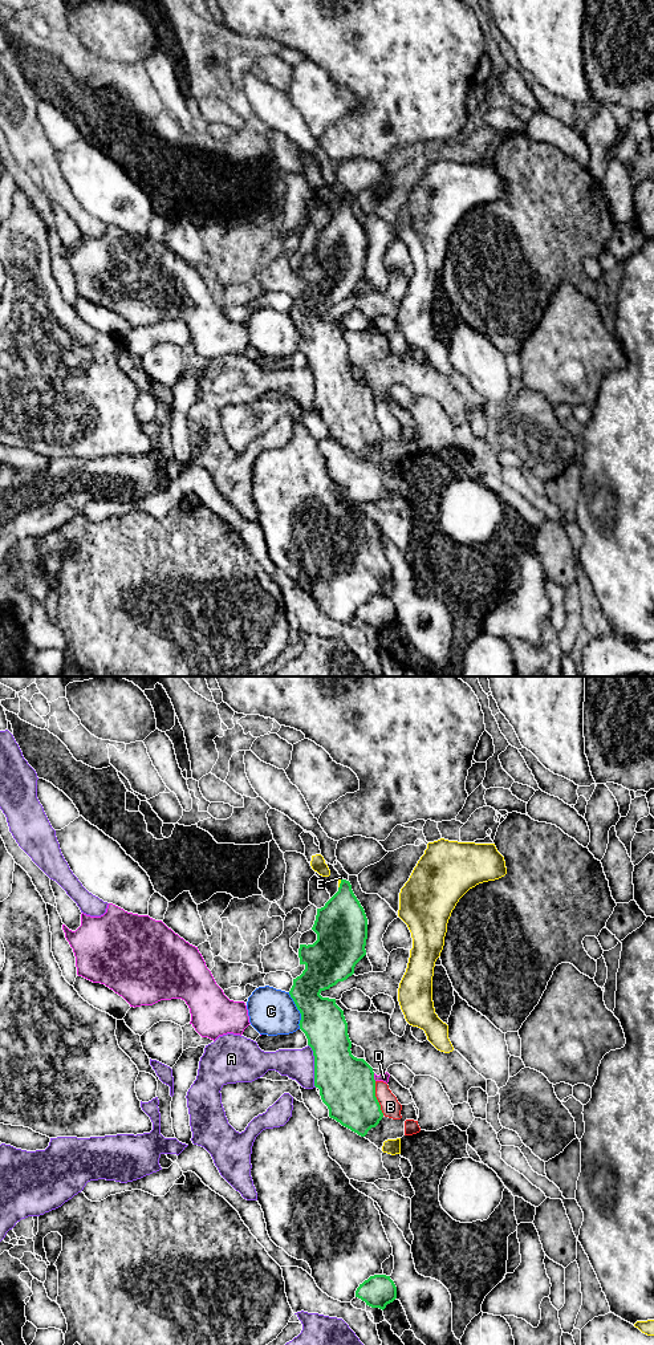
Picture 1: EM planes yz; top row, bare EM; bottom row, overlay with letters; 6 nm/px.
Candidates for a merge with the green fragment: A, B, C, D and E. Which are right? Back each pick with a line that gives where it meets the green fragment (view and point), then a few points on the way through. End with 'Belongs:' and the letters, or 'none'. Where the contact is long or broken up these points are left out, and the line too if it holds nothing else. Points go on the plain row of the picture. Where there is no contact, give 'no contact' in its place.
Belongs: none

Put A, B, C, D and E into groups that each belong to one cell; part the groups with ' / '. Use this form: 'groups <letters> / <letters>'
groups A / B / C / D / E

